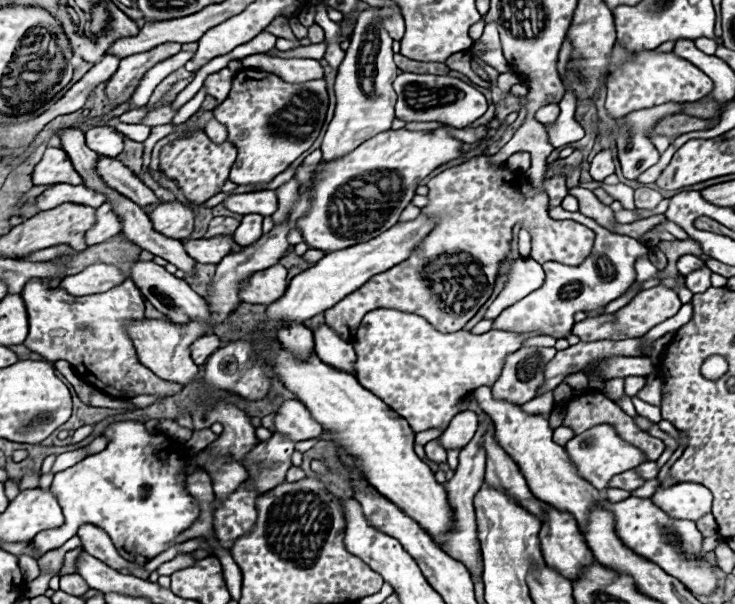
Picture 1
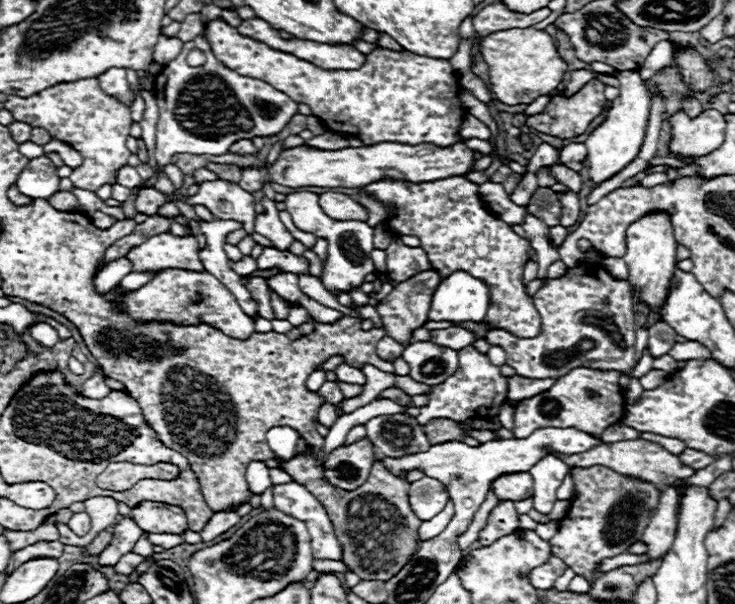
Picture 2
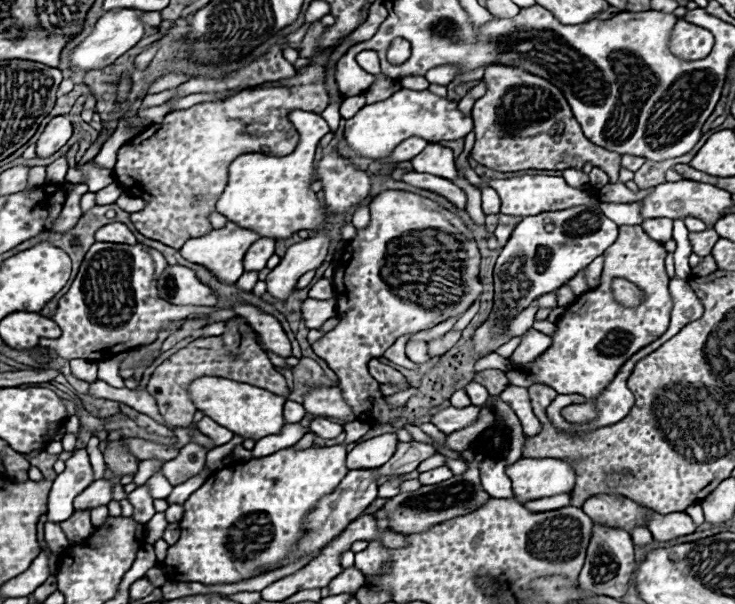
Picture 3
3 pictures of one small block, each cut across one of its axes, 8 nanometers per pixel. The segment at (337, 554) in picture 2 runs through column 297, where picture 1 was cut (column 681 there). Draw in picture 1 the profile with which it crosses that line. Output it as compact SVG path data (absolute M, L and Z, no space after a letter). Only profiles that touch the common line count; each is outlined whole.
M680 482L670 488L658 486L652 502L674 518L698 520L712 509L713 495L709 489L694 482Z

